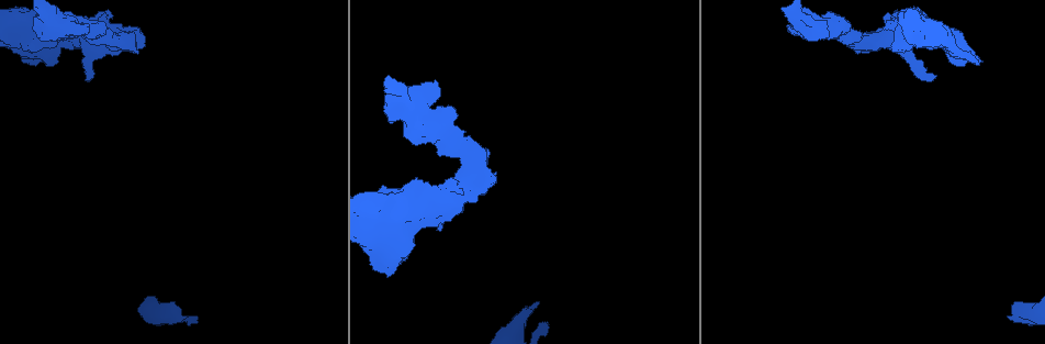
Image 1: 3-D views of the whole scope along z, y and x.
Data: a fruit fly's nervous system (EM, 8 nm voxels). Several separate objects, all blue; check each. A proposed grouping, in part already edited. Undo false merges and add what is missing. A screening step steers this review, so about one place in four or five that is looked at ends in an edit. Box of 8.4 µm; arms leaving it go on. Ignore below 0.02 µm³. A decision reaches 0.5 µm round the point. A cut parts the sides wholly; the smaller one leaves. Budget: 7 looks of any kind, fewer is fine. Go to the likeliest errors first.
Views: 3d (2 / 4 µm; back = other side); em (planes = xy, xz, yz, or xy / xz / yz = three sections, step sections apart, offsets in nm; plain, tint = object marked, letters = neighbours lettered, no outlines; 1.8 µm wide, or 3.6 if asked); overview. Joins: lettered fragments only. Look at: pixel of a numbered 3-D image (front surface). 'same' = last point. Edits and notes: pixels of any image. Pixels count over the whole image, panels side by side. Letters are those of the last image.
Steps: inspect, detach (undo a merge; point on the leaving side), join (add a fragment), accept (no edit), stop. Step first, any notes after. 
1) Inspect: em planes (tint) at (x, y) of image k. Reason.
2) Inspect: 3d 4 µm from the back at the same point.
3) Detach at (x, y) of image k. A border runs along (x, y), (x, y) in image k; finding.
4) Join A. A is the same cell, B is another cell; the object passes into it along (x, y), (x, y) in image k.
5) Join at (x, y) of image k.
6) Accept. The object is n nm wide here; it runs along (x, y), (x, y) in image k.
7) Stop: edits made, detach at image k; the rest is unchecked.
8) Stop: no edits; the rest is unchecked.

Inspect: em planes (letters) at (438, 228) of image 1. An open end.

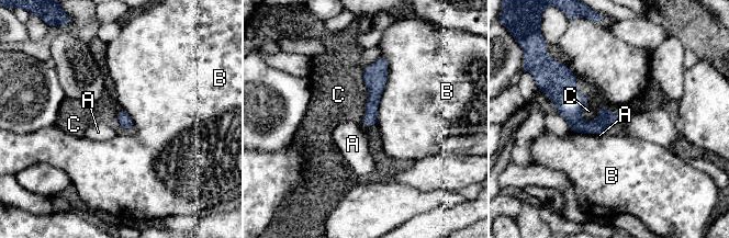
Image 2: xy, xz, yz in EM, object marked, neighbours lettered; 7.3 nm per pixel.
Accept. A, B and C are other cells; it runs along (550, 93), (580, 125), (615, 118) in image 2; none of them fits.

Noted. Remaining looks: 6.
Inspect: em planes (letters) at (516, 322) of image 1. Calibre changes.

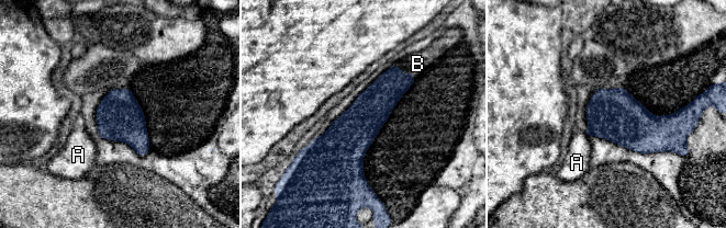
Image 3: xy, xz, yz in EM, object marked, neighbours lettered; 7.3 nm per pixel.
Join B. B is the same cell, A is another cell; the object passes into it along (381, 97), (405, 73), (417, 64) in image 3; the neuron continues.

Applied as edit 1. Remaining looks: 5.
Inspect: overview. Redraw.

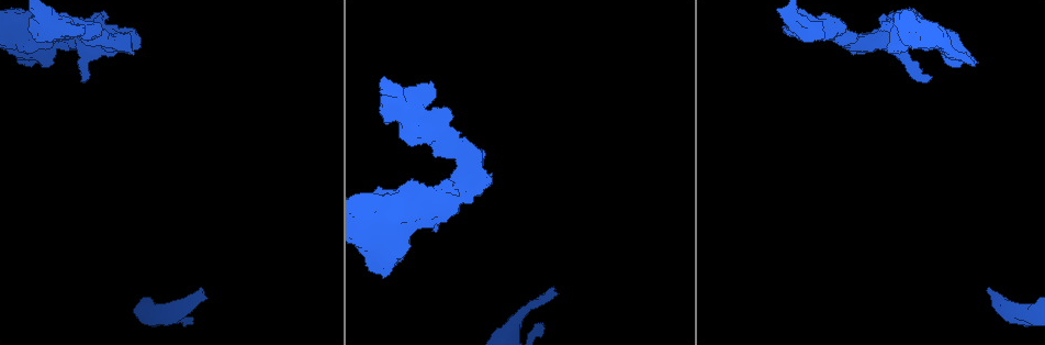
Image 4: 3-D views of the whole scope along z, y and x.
Inspect: 3d 4 µm at (448, 110) of image 4. An open end.

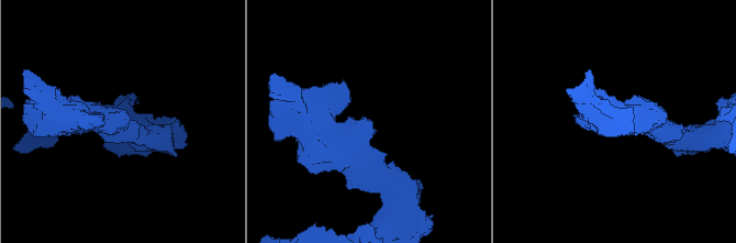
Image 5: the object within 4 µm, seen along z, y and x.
Inspect: em 3.6 µm planes (plain) at (125, 111) of image 5. Now the EM.

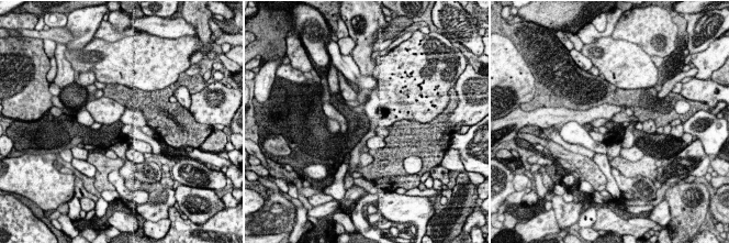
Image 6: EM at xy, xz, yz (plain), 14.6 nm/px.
Inspect: em 3.6 µm planes (letters) at the same point.

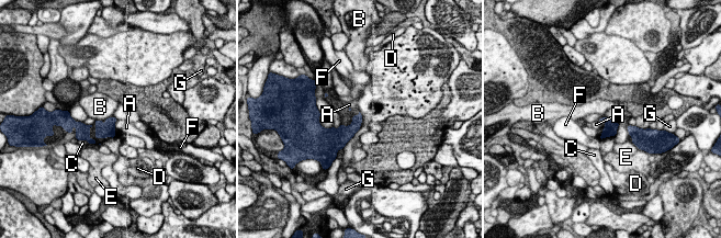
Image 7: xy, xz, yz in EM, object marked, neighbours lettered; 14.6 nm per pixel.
Accept. The longest contact is with B, 240 nm; A, B, C, D, E, F and G are other cells; a border runs along (116, 120), (114, 127) in image 7; no lettered fragment goes on from it.

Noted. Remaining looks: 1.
Stop: edits made, join at image 3; the rest is unchecked.

